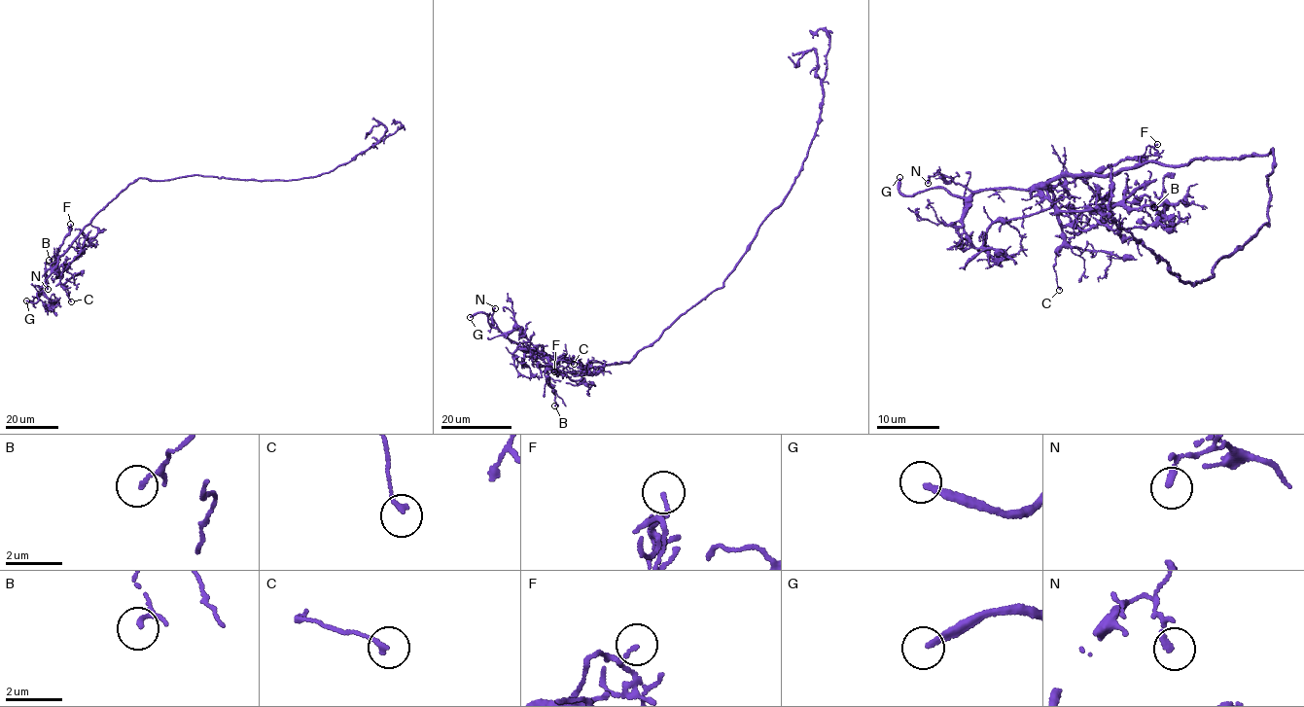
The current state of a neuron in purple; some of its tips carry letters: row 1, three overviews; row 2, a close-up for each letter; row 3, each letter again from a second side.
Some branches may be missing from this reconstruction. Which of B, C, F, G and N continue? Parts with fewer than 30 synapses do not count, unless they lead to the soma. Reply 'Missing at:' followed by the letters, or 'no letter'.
Missing at: G

